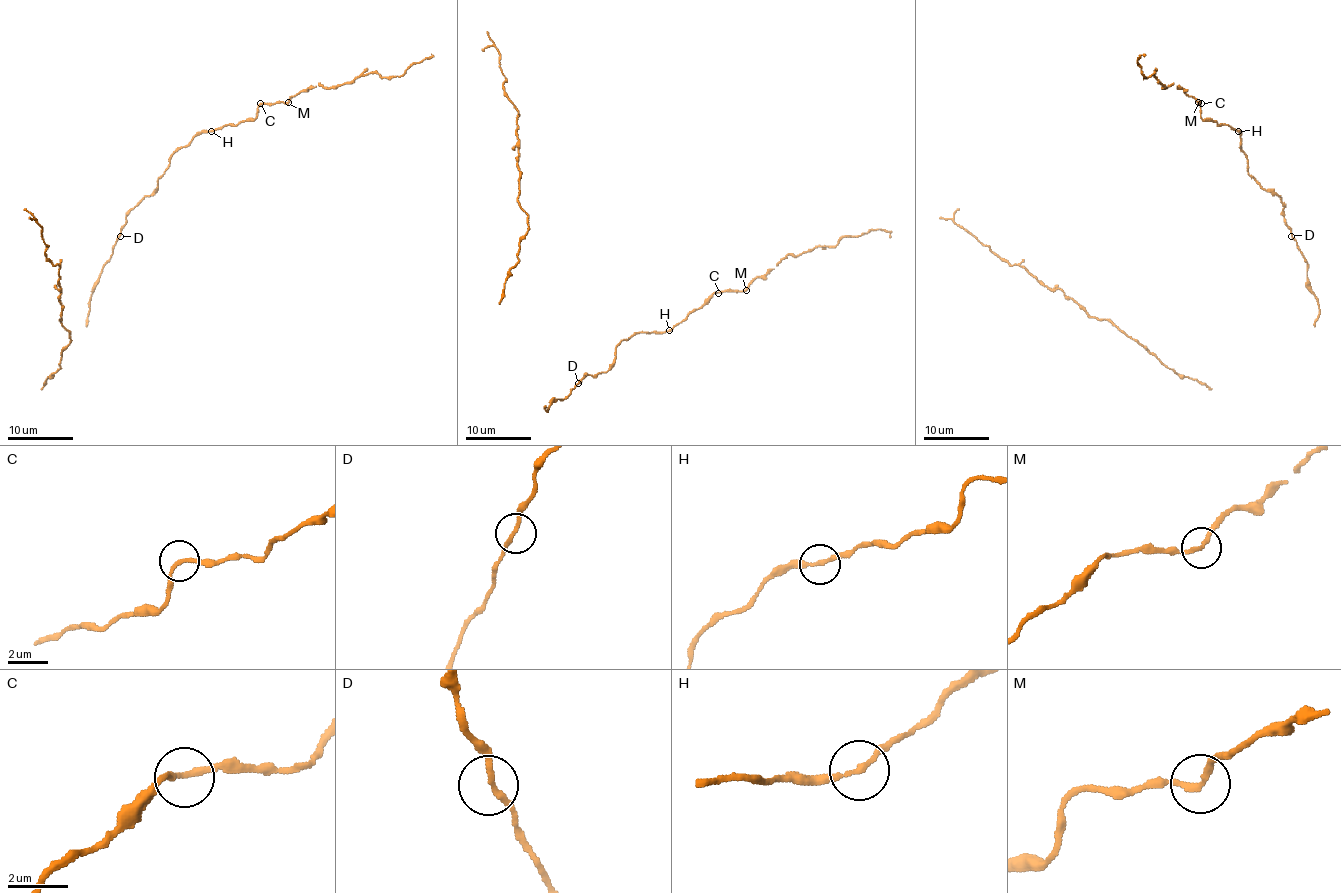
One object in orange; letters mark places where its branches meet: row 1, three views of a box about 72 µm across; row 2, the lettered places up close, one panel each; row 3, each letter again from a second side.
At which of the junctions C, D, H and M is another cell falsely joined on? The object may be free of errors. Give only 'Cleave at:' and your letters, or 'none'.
Cleave at: none

